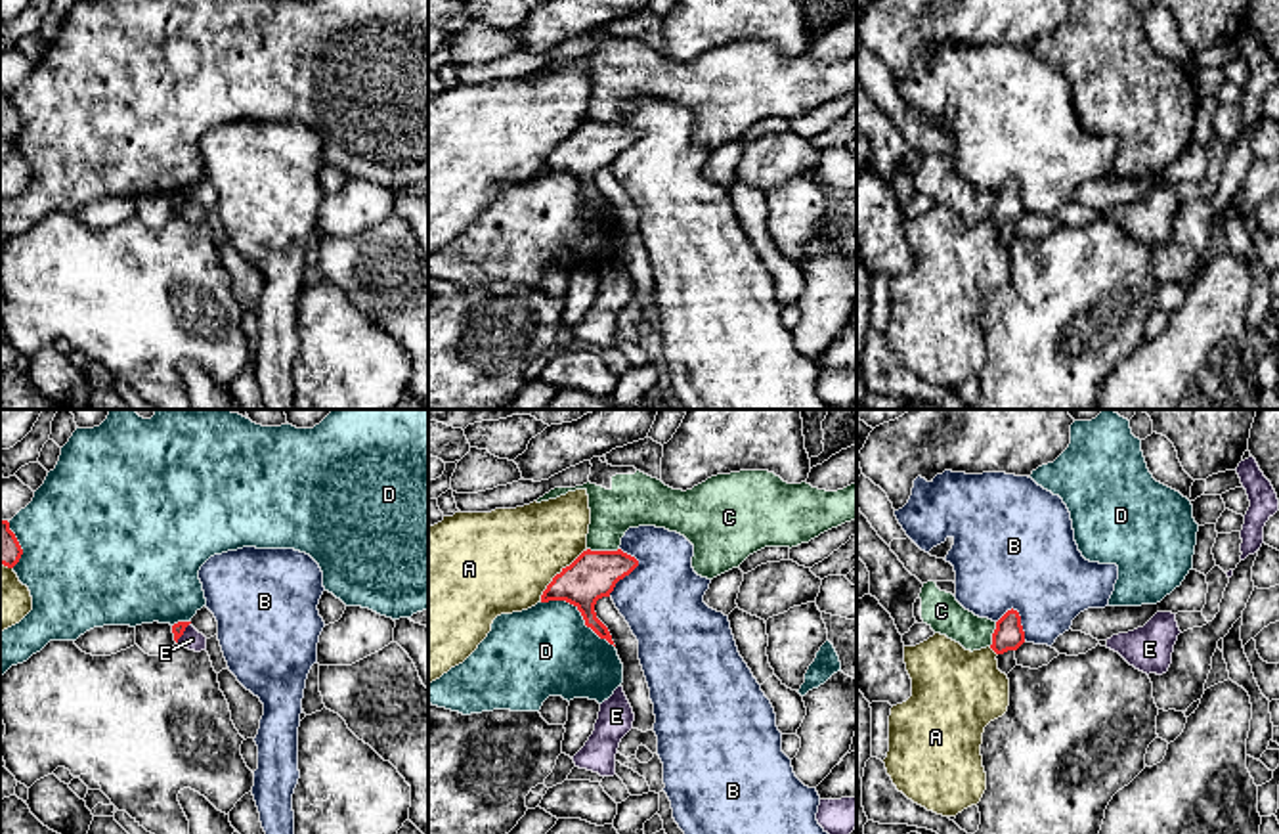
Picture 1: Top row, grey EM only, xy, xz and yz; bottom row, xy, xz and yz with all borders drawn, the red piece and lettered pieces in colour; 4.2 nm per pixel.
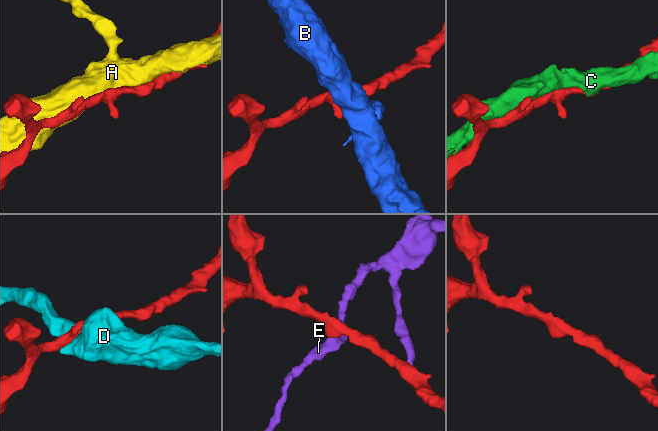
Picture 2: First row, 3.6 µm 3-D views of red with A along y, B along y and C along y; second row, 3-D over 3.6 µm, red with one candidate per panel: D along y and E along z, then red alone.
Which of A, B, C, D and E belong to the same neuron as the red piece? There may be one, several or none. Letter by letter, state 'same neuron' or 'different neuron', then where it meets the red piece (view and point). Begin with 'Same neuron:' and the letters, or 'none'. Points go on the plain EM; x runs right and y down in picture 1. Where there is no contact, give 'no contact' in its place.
Same neuron: none
A: different neuron; contact xz (561, 144)
B: different neuron; contact xz (631, 142)
C: different neuron; contact xz (603, 123)
D: different neuron; contact xz (582, 186)
E: different neuron; contact xy (184, 201)

